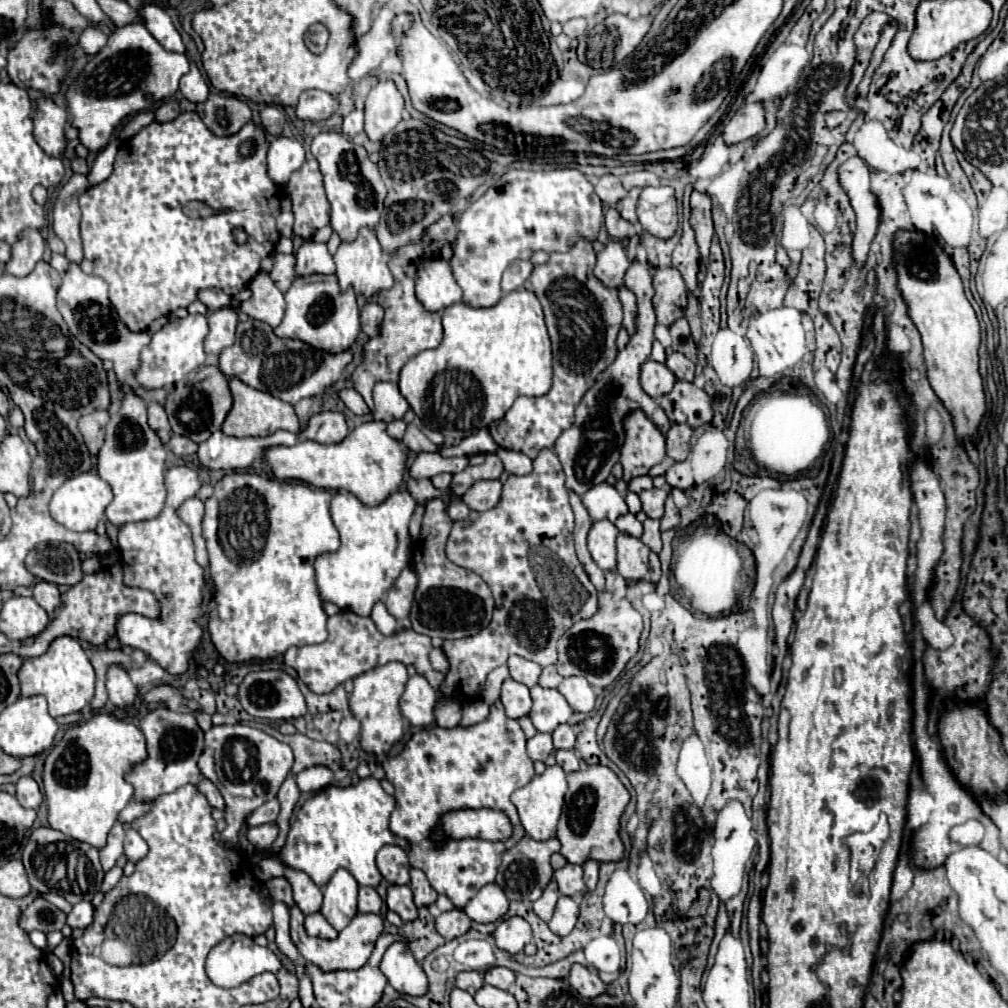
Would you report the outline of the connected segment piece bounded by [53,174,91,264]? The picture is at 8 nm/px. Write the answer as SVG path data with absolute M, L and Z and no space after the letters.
M73 174L71 180L61 188L55 208L53 208L53 230L55 234L65 242L67 246L67 260L81 262L83 250L81 250L81 236L79 236L79 222L81 222L81 210L79 210L79 196L89 190L89 180L83 174Z

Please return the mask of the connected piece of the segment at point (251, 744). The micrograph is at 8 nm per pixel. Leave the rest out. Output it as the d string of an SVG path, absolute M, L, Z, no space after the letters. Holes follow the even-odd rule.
M235 724L235 726L213 726L209 732L205 732L205 750L199 758L199 770L205 778L209 778L221 792L223 800L225 800L225 822L227 822L227 828L221 832L221 842L225 846L236 847L238 842L238 832L243 824L243 820L255 810L259 808L261 804L265 804L267 800L273 800L283 784L283 780L287 778L287 774L291 772L291 766L293 766L293 752L287 744L275 740L273 736L265 734L263 730L259 728L251 728L247 724ZM225 748L231 748L231 752L225 752Z

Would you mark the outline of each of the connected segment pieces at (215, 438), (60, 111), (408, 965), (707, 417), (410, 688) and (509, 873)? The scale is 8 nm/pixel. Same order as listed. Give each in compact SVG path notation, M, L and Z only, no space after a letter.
M221 430L213 432L205 442L199 444L199 462L213 470L243 470L251 466L253 460L261 458L261 450L267 446L293 446L297 444L297 434L279 430L267 438L235 438Z
M41 98L35 110L35 142L45 150L45 154L53 158L61 158L67 148L65 126L67 126L67 110L57 106L49 98Z
M395 942L387 948L381 960L381 972L397 992L407 996L425 996L427 978L407 942Z
M677 380L673 390L661 396L657 402L667 412L669 420L675 424L685 422L687 426L697 428L701 424L711 422L713 418L711 398L691 382Z
M415 674L409 678L407 688L401 696L401 712L403 716L417 728L427 728L435 724L435 706L437 706L437 692L429 686L429 682Z
M529 836L521 838L511 850L505 852L503 856L503 862L499 866L499 874L497 874L497 884L503 888L505 896L509 900L523 900L523 902L535 902L545 886L551 882L553 878L553 870L551 870L551 864L549 864L549 858L561 850L561 844L557 838L551 838L551 840L545 840L545 842L537 842Z

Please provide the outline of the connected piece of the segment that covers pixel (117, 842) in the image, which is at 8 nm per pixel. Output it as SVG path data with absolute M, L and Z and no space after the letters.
M117 822L111 832L109 832L109 838L107 838L107 846L99 852L101 854L101 864L103 864L103 870L109 872L117 858L123 854L123 838L125 838L125 830L121 828L121 822Z

